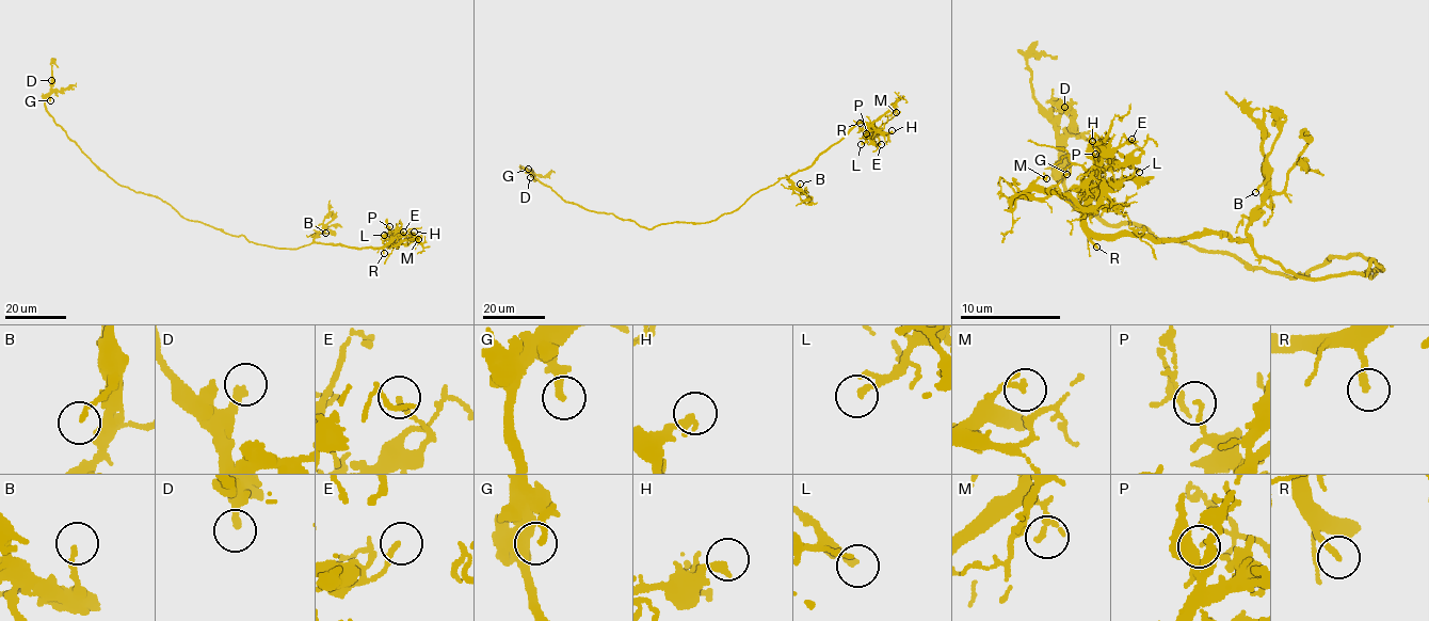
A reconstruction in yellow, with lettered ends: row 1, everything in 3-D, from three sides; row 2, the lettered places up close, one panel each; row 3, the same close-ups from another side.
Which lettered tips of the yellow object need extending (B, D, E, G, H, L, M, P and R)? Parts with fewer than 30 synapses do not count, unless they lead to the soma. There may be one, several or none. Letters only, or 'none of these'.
R

